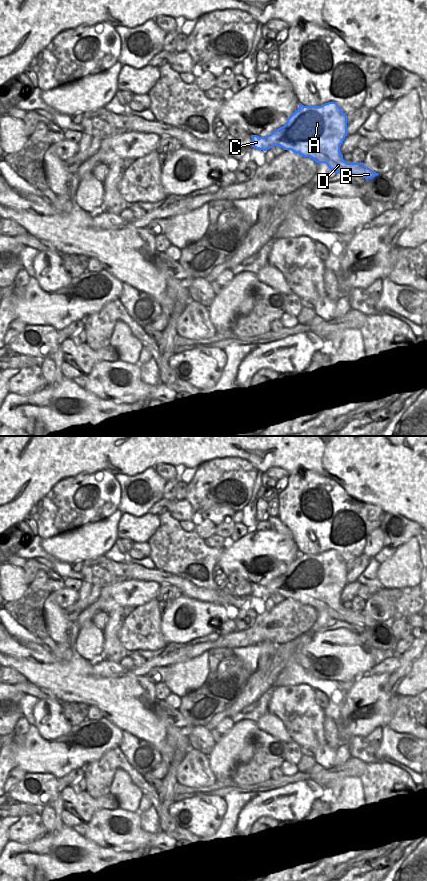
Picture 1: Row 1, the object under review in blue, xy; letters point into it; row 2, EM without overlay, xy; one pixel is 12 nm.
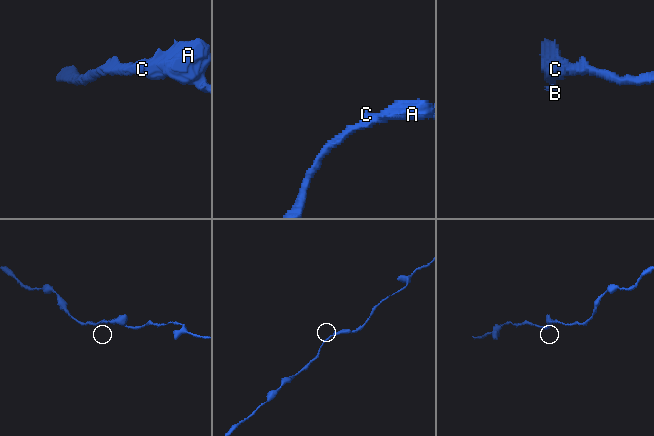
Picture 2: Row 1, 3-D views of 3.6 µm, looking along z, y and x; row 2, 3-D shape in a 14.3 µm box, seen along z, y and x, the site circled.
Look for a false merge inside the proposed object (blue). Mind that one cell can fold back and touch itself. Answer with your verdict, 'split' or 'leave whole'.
leave whole

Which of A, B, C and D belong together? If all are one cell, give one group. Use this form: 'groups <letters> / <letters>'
groups A B C D

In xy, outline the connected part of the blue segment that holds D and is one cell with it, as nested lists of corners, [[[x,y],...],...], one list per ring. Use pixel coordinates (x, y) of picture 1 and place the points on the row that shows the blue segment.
[[[328,102],[321,106],[304,106],[299,108],[287,119],[284,126],[269,135],[259,137],[251,135],[252,147],[259,150],[268,150],[280,146],[284,150],[292,150],[304,157],[312,158],[316,163],[325,163],[336,173],[354,175],[359,178],[371,179],[378,173],[372,171],[362,163],[348,163],[343,159],[340,146],[347,136],[347,115],[343,113],[336,102]]]

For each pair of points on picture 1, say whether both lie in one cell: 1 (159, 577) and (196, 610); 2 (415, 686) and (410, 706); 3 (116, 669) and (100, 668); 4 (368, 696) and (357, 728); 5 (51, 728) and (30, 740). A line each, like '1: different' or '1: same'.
1: different
2: different
3: same
4: same
5: different

